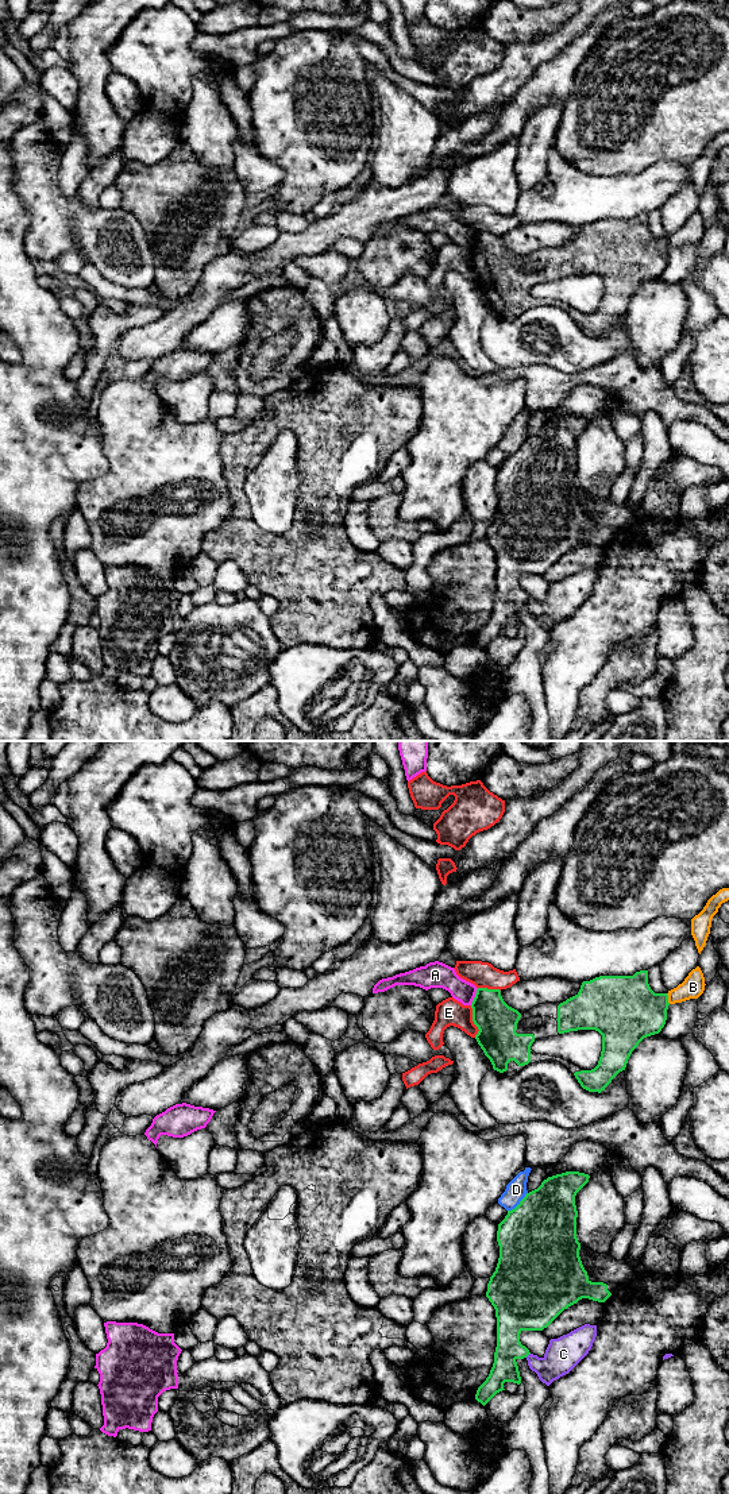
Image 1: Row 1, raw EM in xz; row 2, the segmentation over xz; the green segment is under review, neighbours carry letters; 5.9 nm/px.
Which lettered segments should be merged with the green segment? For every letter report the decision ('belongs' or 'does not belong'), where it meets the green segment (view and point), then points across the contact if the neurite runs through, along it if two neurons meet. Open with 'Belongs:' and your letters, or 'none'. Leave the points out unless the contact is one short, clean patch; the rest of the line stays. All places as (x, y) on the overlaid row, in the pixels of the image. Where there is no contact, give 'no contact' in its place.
Belongs: none
A: does not belong; meets green in xz at (475, 996); border along xz (478, 988), (470, 1004)
B: does not belong; meets green in xz at (667, 999); border along xz (666, 993), (670, 1003)
C: does not belong; meets green in xz at (527, 1355)
D: does not belong; meets green in xz at (520, 1203)
E: does not belong; meets green in xz at (473, 1020)

